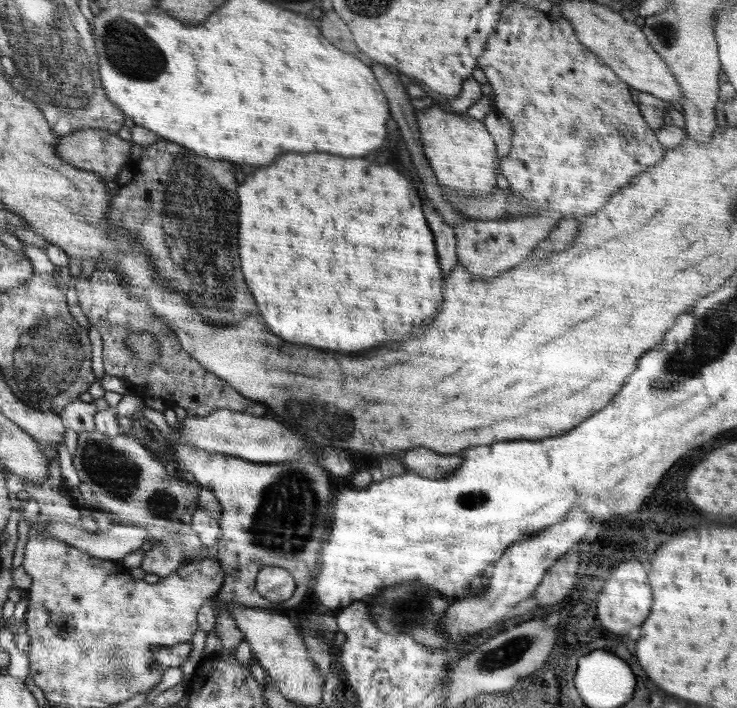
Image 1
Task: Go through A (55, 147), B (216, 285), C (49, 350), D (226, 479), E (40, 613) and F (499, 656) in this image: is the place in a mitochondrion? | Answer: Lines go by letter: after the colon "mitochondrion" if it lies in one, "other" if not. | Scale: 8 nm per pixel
A: other
B: mitochondrion
C: mitochondrion
D: other
E: other
F: mitochondrion

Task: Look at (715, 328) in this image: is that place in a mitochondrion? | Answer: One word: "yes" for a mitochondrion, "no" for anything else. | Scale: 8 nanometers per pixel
yes

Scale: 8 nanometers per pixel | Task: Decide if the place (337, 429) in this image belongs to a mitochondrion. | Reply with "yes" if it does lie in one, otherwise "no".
yes

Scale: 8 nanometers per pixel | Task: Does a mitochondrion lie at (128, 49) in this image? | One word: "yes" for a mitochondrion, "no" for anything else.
yes

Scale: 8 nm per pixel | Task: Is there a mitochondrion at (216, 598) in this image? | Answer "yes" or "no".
no

